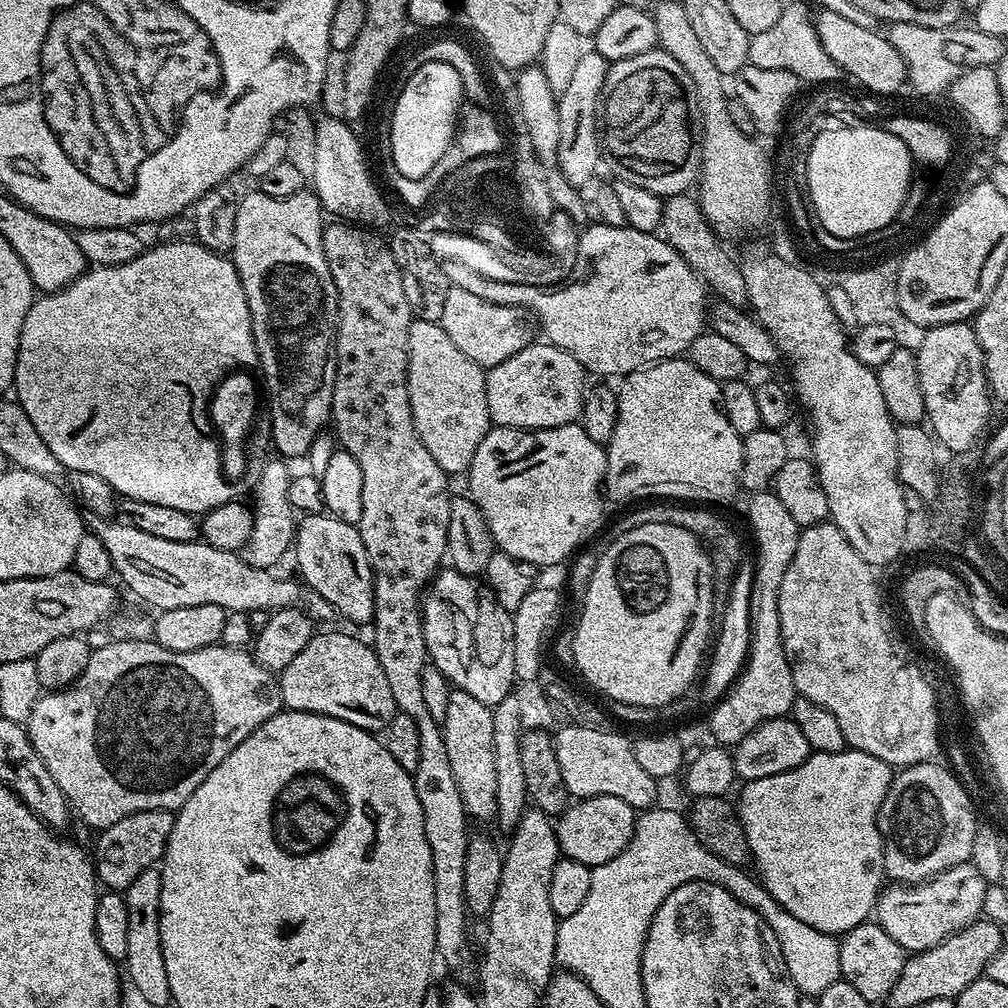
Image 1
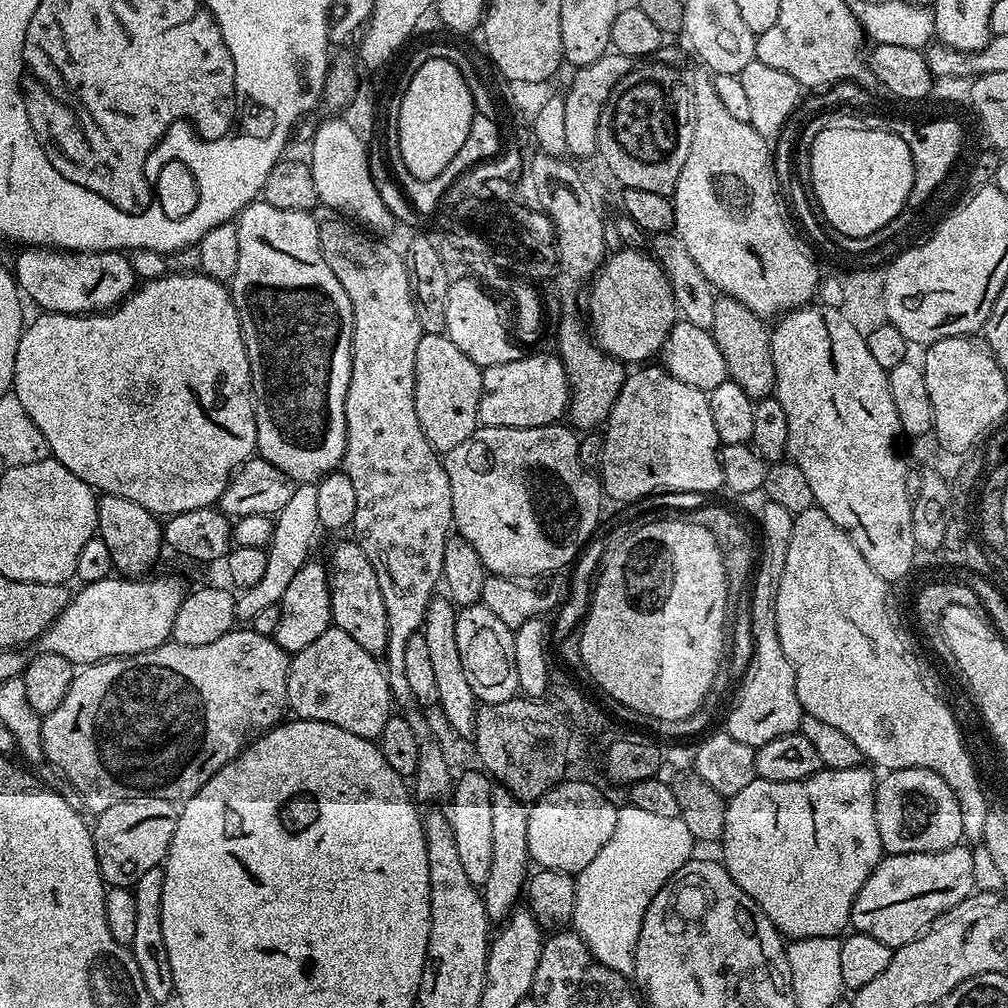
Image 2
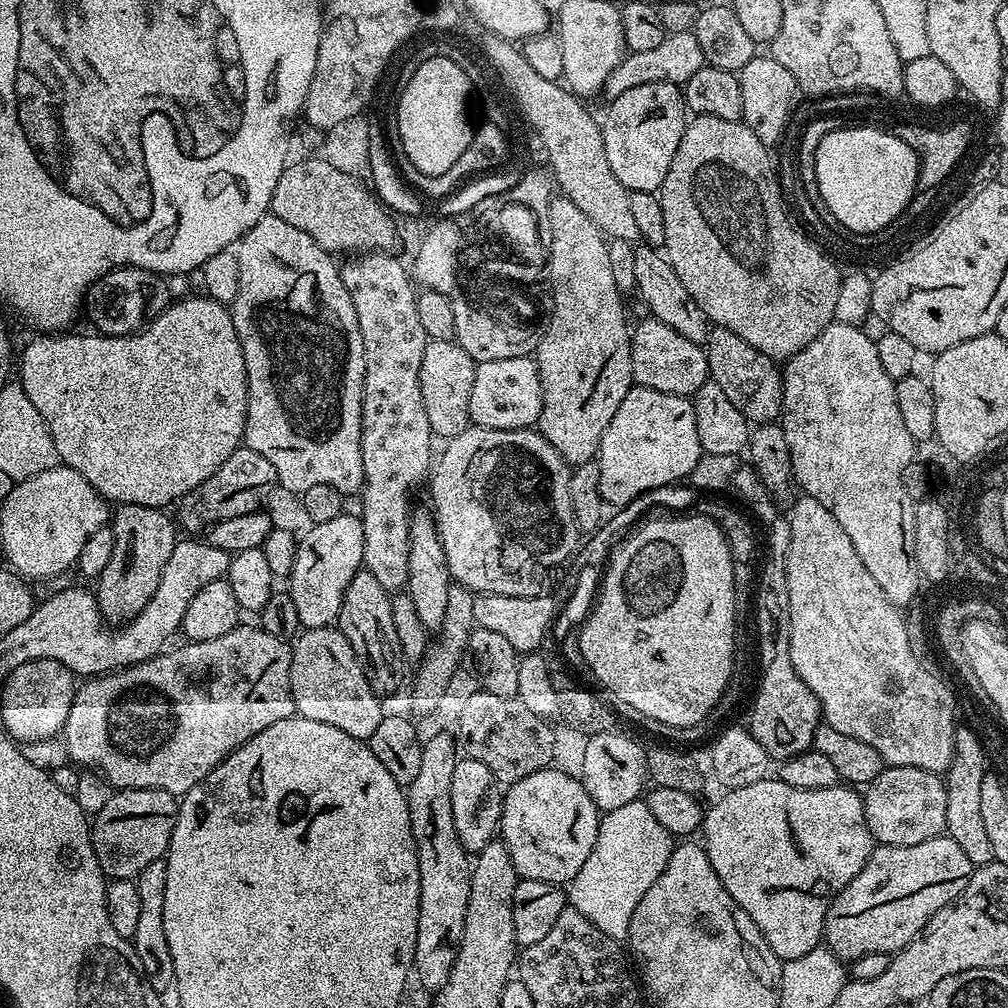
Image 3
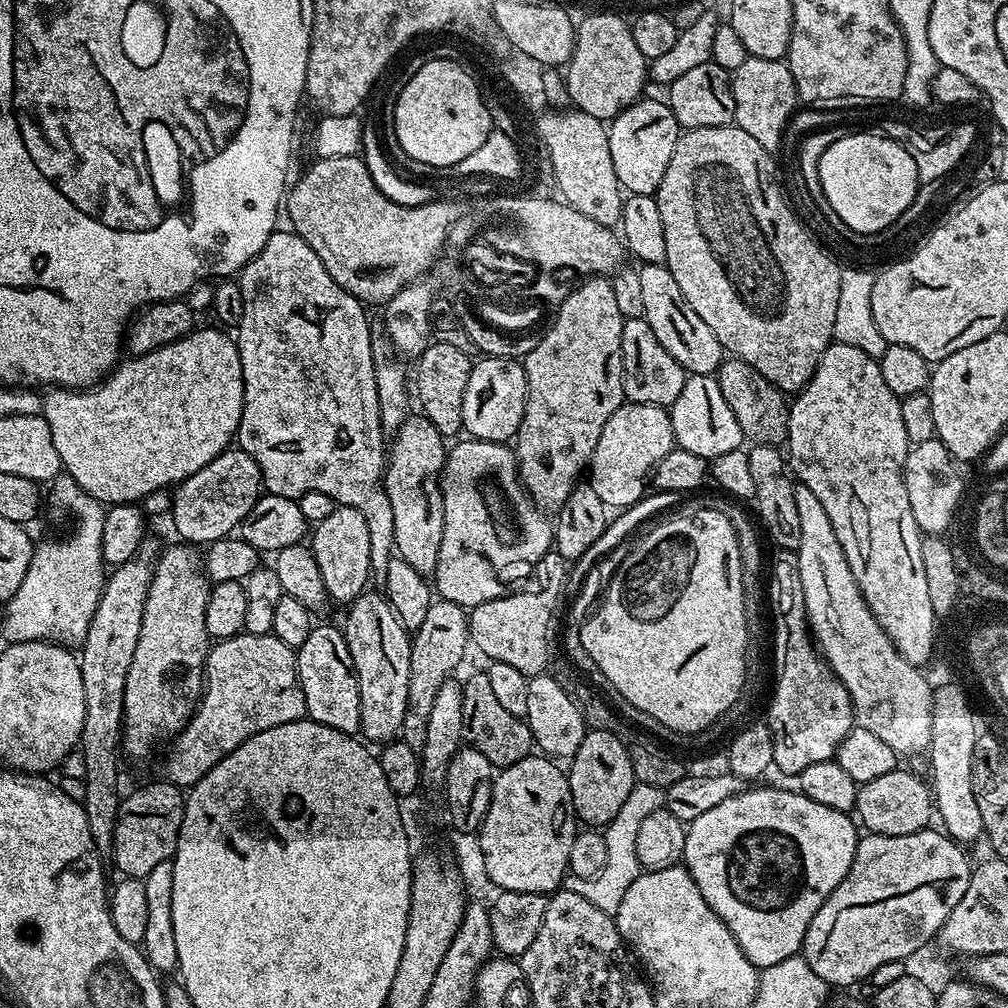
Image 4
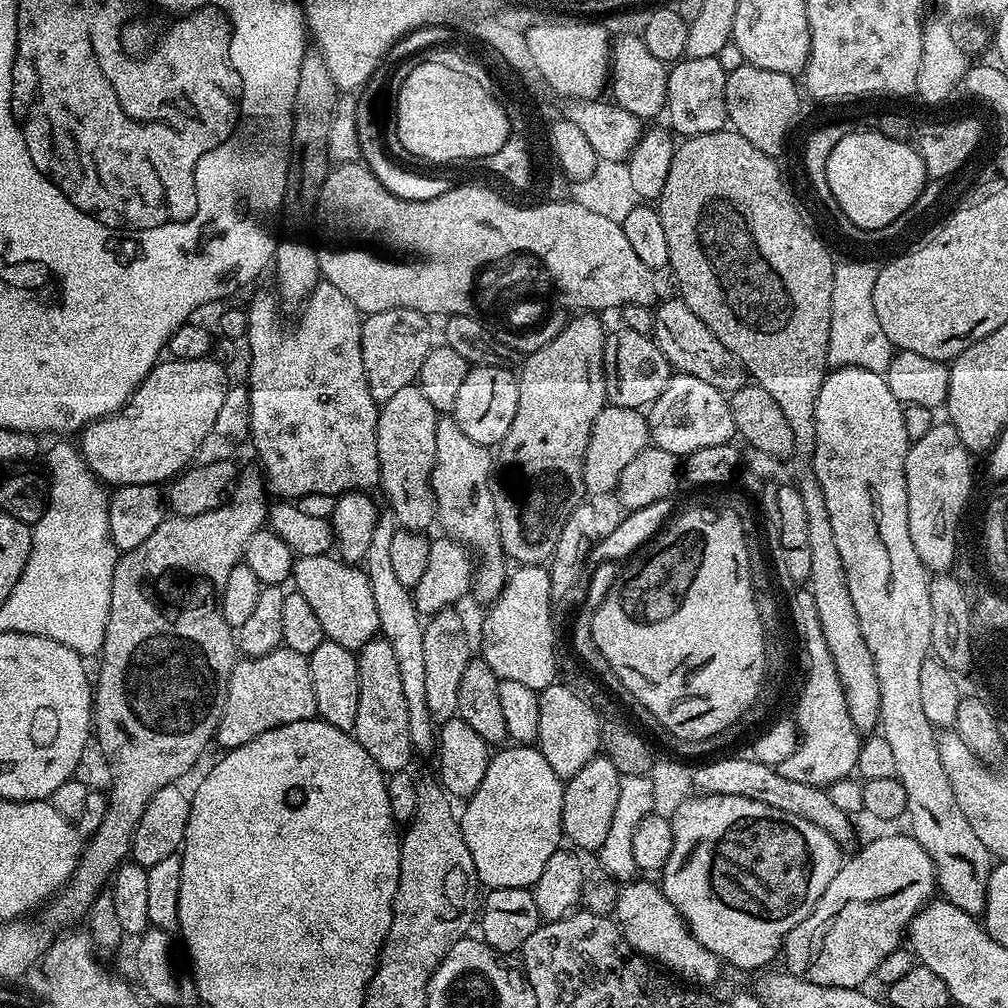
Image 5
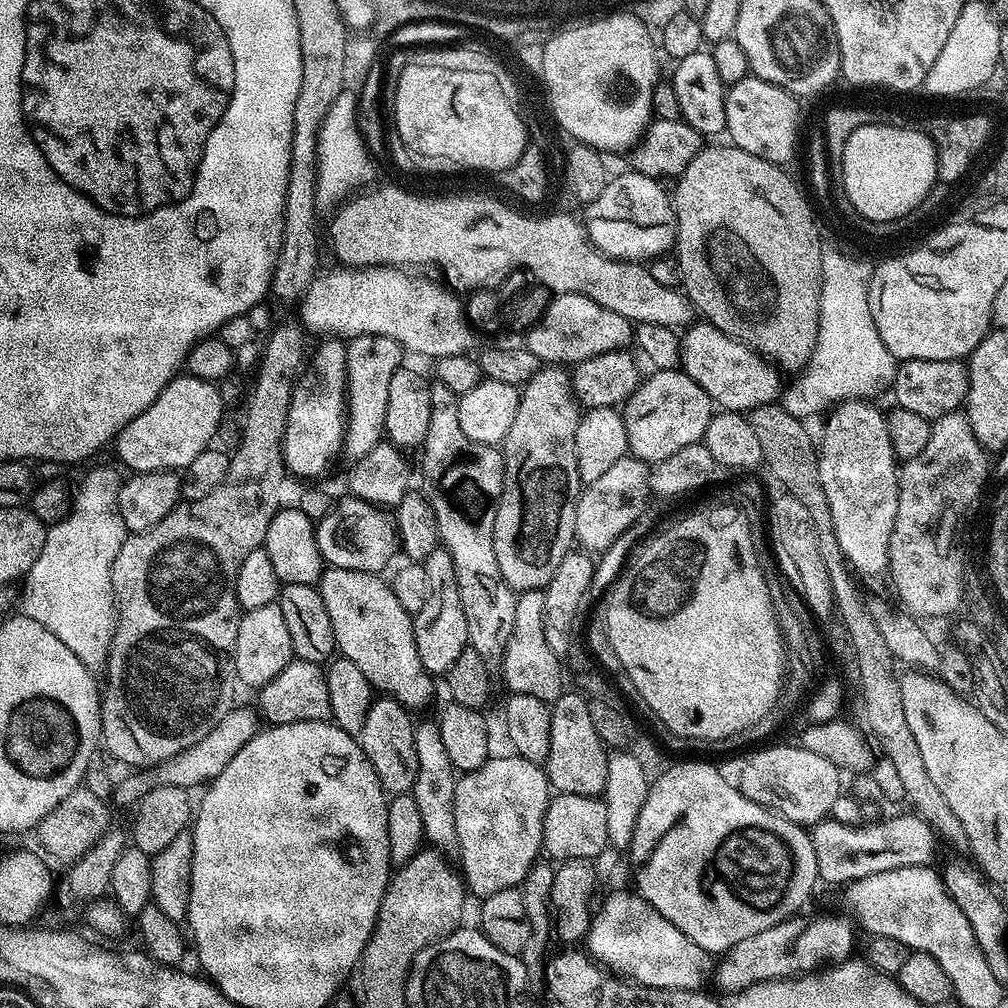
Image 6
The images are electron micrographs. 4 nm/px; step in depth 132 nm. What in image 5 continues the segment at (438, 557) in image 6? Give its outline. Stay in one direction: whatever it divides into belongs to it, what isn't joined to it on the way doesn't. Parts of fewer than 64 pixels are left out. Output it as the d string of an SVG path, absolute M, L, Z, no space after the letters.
M455 607L443 608L425 623L423 648L426 650L426 706L430 706L432 719L437 722L451 720L458 713L458 685L474 648L468 645L468 632L464 620Z

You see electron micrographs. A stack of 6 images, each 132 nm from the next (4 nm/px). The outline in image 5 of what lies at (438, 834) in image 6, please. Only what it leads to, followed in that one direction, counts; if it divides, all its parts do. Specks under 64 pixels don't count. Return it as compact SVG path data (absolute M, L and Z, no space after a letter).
M381 511L362 567L370 578L370 588L374 590L374 602L380 622L379 635L390 642L390 646L394 646L394 654L398 657L398 671L402 674L402 695L406 698L406 714L410 714L410 742L413 749L420 753L428 752L431 748L433 751L437 747L438 724L432 719L430 706L426 706L426 650L422 646L425 621L416 609L416 603L412 601L411 591L404 588L402 582L398 582L390 559L390 545L397 530L396 517L391 511Z

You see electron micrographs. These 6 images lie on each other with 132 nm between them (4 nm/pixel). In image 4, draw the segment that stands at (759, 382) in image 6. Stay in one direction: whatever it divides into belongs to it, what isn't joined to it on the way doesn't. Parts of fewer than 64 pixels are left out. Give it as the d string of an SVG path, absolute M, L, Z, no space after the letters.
M645 264L639 269L639 274L642 282L643 318L650 330L654 330L654 338L662 342L662 347L670 355L678 358L685 373L694 376L716 374L726 359L725 350L718 338L714 338L714 330L710 330L710 326L706 326L706 322L702 322L702 318L698 318L698 313L690 307L690 302L686 302L678 282L674 282L674 274L670 274L664 264Z

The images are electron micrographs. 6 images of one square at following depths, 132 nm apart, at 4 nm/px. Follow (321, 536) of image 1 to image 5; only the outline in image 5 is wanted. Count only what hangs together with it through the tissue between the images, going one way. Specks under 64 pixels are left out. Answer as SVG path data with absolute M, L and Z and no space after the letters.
M373 638L358 652L358 718L354 718L351 733L356 741L374 758L385 774L402 772L409 767L414 749L410 742L410 714L406 714L406 698L402 695L402 674L398 671L398 657L394 654L394 646L383 638Z

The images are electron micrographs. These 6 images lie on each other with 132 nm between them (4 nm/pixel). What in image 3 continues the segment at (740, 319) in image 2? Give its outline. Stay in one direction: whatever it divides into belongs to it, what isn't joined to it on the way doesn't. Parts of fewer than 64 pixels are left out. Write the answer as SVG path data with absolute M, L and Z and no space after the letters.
M711 327L704 342L709 377L725 391L726 398L753 425L769 424L779 419L784 405L784 384L781 369L768 355L755 350L725 328Z

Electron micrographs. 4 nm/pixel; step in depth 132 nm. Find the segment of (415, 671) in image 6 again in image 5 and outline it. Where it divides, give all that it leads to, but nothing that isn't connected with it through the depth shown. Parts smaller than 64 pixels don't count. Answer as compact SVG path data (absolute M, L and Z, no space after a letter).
M332 554L301 556L292 565L291 583L295 591L300 592L310 606L314 606L314 614L318 614L318 622L322 622L325 637L338 642L338 646L359 650L379 633L374 590L370 588L370 578L363 567L346 564Z

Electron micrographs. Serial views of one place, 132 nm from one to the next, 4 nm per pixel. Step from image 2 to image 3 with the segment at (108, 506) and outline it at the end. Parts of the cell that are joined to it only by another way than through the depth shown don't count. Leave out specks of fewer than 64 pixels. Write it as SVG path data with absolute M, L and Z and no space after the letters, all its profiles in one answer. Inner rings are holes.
M121 504L111 513L110 527L114 538L114 554L110 563L95 581L94 591L100 613L109 625L119 626L132 620L150 602L158 582L162 582L162 570L166 561L174 554L178 539L178 524L168 517L162 508ZM177 532L177 533L176 533Z

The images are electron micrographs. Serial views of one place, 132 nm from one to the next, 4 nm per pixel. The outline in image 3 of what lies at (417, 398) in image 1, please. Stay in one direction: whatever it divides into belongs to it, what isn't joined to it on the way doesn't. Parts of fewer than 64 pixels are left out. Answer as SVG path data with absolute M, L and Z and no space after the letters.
M429 340L426 354L422 354L422 370L420 385L422 386L422 406L426 406L426 418L430 418L430 426L437 437L451 438L462 434L462 430L470 427L470 389L474 386L476 361L458 346L455 340L438 342Z

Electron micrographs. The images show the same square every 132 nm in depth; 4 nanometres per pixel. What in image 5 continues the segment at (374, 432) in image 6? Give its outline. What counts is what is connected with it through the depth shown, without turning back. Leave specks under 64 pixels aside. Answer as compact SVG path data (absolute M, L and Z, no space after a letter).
M405 308L369 312L361 319L362 366L366 370L370 394L375 398L377 405L390 402L390 397L397 390L417 383L422 362L434 347L428 324L429 317L423 312Z

